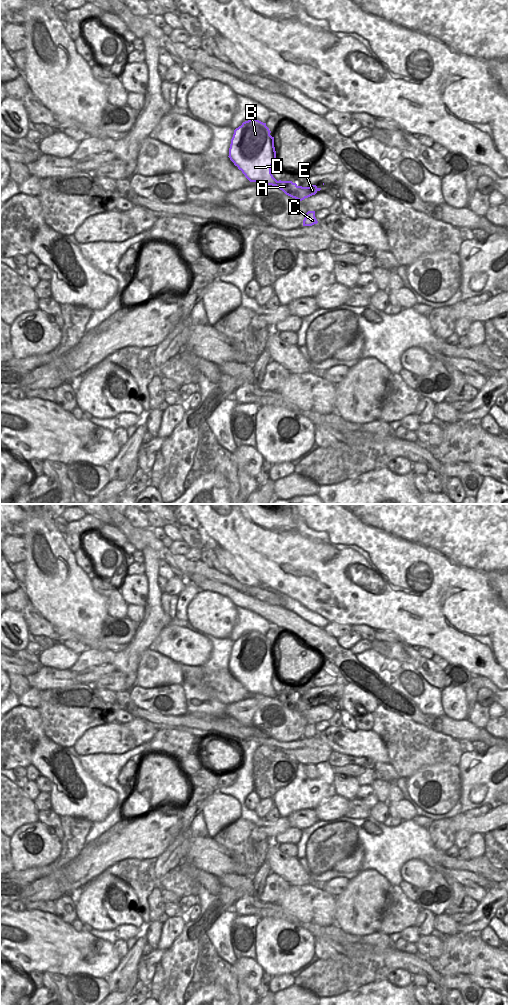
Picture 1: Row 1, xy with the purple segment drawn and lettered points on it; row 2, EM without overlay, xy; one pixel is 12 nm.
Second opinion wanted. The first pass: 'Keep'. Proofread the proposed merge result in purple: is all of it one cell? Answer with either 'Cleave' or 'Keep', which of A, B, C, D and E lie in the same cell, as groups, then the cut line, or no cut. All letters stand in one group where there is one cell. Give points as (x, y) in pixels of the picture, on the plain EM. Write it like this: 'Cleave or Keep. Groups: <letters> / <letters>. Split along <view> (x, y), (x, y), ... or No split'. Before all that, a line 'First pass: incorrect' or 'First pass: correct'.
First pass: incorrect
Cleave. Groups: A C E / B D. Split along xy (278, 693), (275, 697)

